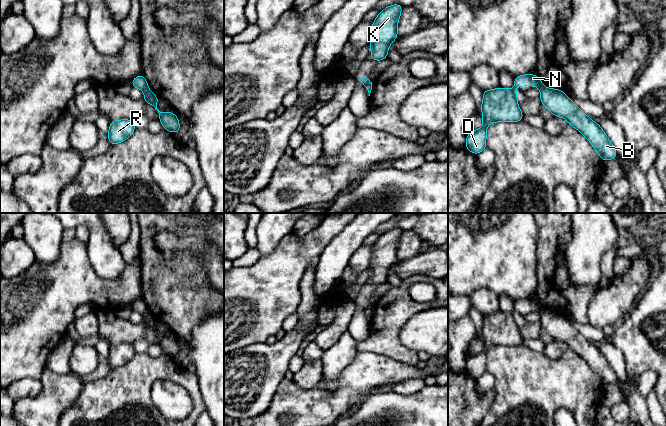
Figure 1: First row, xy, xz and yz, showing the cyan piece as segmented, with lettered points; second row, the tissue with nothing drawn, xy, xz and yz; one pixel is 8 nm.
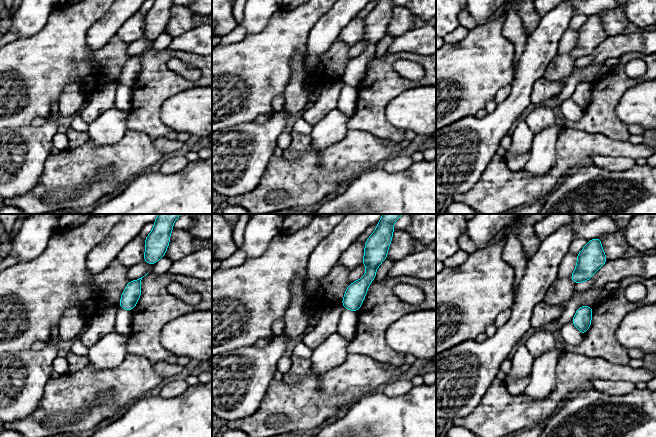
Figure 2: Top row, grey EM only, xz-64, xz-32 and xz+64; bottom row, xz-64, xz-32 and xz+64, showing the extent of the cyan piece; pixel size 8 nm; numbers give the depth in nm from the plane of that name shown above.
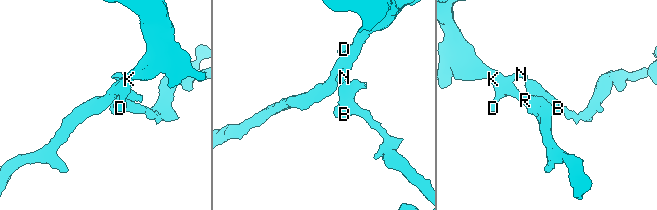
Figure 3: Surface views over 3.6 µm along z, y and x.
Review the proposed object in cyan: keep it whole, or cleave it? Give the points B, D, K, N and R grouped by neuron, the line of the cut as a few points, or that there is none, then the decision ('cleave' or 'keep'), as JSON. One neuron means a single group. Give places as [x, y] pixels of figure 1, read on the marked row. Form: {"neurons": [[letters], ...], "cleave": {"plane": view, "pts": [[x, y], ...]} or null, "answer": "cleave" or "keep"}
{"neurons": [["B"], ["D", "K", "N", "R"]], "cleave": {"plane": "xy", "pts": [[147, 88], [144, 90]]}, "answer": "cleave"}

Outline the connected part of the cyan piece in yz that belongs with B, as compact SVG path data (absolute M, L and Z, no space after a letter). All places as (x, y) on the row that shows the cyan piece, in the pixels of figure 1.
M543 88L540 91L542 105L553 116L563 117L568 124L580 131L598 152L602 161L618 156L616 149L600 127L582 112L576 104L560 89Z

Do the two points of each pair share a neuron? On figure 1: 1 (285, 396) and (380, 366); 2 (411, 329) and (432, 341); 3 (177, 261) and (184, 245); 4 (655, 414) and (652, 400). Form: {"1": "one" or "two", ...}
{"1": "one", "2": "one", "3": "two", "4": "one"}

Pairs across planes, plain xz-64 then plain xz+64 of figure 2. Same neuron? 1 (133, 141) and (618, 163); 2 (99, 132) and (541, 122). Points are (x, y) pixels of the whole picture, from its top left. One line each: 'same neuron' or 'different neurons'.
1: different neurons
2: different neurons

